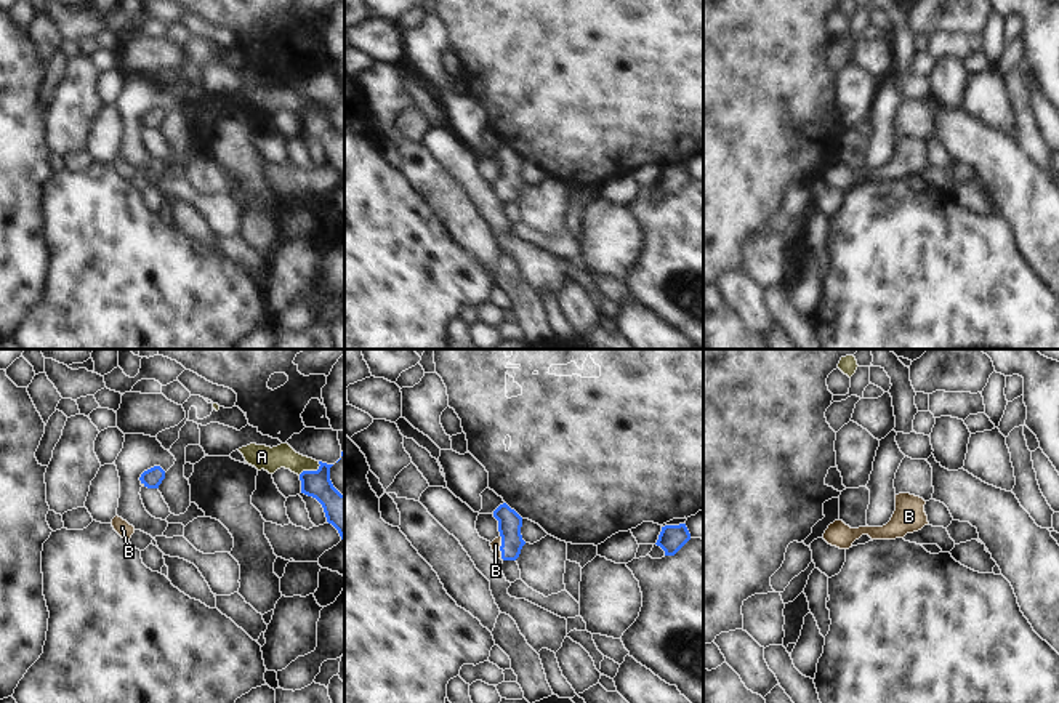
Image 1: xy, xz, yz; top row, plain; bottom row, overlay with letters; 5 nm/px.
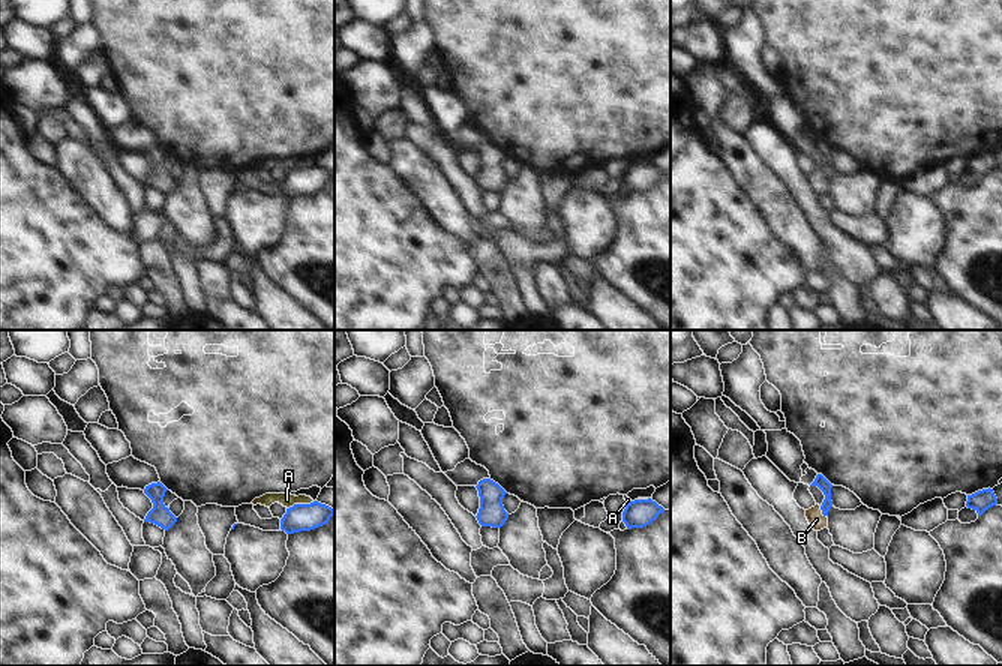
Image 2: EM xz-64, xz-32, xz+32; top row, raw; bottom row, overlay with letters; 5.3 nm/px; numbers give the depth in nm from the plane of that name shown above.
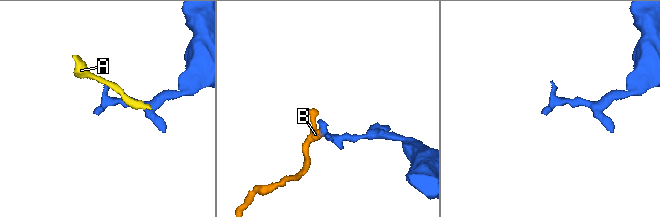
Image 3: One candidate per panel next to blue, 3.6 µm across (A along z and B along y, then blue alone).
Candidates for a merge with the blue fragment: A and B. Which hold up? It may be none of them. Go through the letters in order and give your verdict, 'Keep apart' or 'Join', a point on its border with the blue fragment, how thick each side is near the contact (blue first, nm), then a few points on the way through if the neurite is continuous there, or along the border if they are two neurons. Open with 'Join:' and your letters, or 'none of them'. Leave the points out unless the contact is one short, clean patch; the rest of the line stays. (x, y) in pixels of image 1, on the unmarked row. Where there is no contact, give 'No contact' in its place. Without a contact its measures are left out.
Join: B
A: Keep apart. Touches blue at xy (311, 112). Thickness 160 nm (blue) against 120 nm. Boundary: xy (319, 103), (314, 112), (301, 112), (298, 116)
B: Join. Touches blue at xz (500, 189). Thickness 120 nm (blue) against 50 nm. Path across: xz (510, 164), (510, 180), (500, 189), (495, 186)

